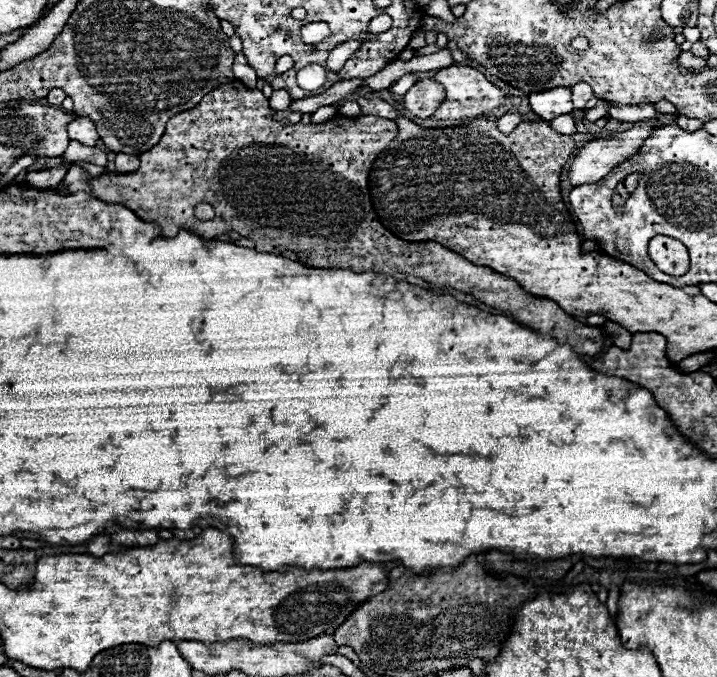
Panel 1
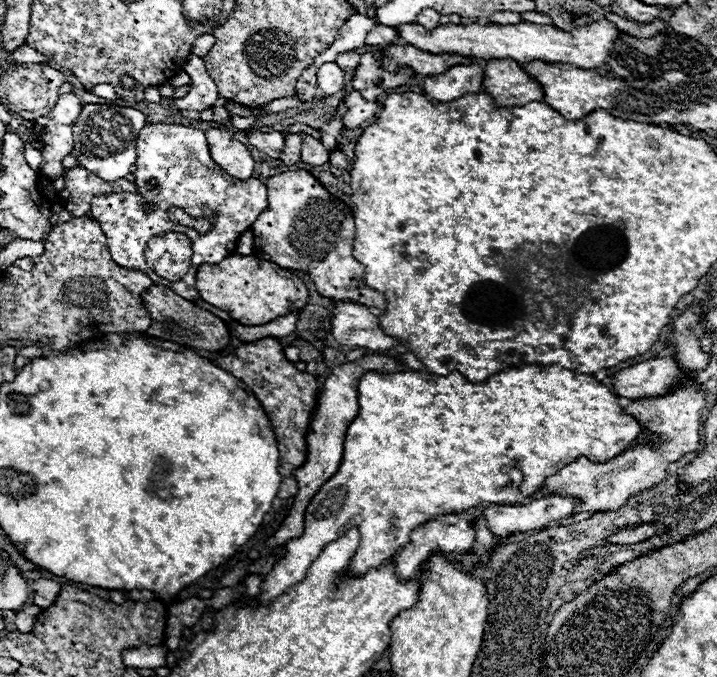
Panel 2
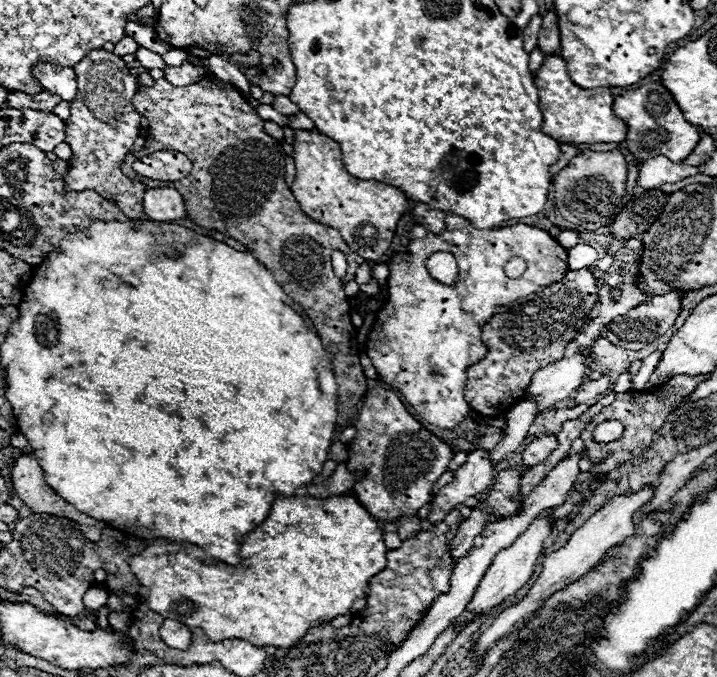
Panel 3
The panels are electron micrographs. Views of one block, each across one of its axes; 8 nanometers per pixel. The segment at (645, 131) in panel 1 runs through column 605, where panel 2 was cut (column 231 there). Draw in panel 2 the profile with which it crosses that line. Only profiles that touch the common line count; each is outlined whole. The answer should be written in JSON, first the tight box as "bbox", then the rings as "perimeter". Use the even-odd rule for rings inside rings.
{"bbox":[210,130,254,180],"perimeter":[[[210,130],[210,156],[226,174],[236,180],[248,180],[254,172],[250,150],[224,130]]]}

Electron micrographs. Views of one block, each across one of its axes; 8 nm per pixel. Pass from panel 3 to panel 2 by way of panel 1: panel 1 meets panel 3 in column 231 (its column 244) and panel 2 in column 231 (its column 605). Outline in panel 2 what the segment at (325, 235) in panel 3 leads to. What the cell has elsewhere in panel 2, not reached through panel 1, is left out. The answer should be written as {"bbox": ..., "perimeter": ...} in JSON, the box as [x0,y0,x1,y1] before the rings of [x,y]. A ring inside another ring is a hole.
{"bbox":[142,286,232,352],"perimeter":[[[152,286],[148,292],[144,292],[142,298],[144,298],[144,306],[148,308],[148,312],[152,316],[152,326],[148,328],[150,336],[170,340],[170,342],[178,342],[178,344],[186,344],[192,348],[202,348],[208,352],[226,350],[230,346],[232,338],[230,338],[226,322],[222,322],[218,316],[198,308],[190,300],[184,300],[182,296],[178,296],[170,288]]]}

